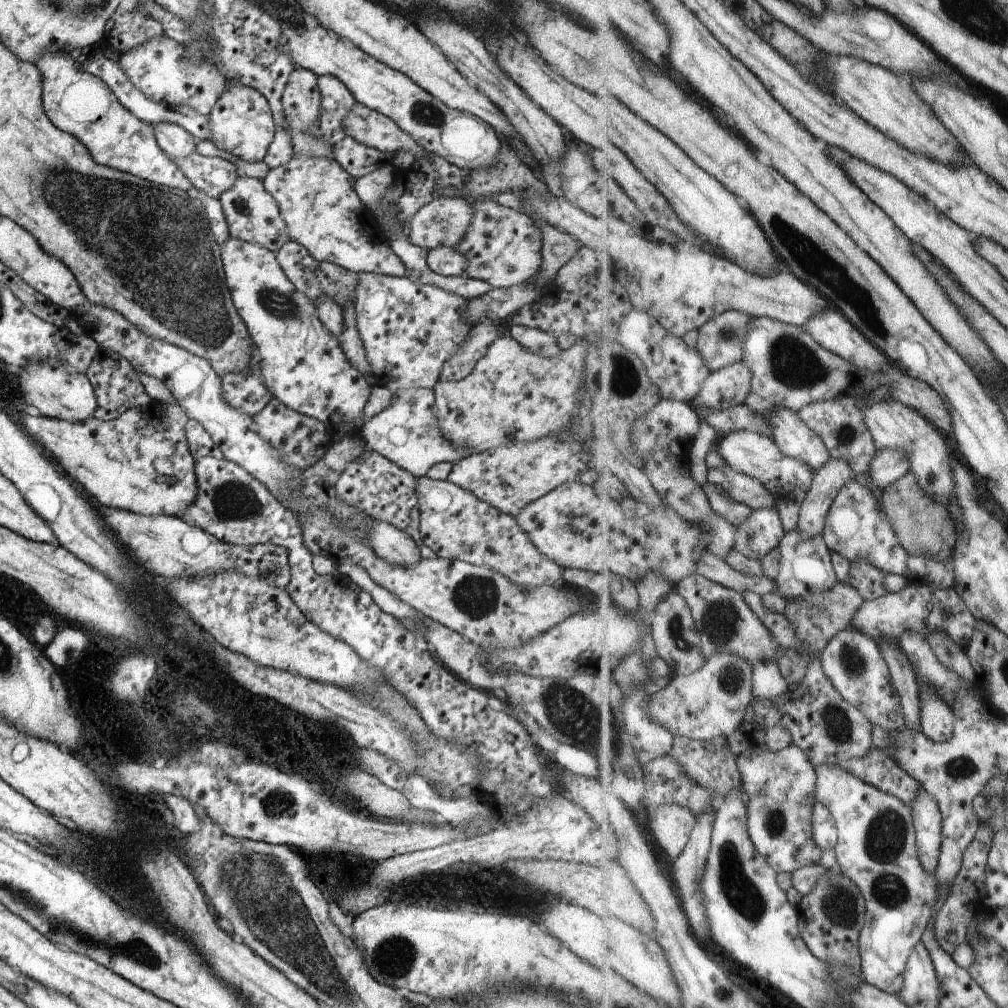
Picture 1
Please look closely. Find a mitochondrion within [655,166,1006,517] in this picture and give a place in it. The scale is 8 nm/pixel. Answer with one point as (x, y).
(813, 260)

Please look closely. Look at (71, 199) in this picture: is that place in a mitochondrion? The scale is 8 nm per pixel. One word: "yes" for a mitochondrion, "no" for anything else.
yes

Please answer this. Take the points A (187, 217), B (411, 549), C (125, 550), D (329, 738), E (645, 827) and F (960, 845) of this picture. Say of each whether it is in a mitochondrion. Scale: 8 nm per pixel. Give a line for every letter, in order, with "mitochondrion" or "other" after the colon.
A: mitochondrion
B: other
C: other
D: other
E: other
F: other

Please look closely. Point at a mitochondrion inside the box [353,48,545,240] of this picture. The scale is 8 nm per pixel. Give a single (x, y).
(422, 112)

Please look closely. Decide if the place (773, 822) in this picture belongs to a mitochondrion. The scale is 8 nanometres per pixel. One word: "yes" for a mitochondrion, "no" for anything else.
yes

